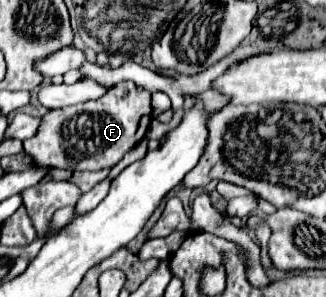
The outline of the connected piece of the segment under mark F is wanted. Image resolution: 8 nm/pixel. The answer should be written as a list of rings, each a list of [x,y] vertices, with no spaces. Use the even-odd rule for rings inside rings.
[[[120,82],[112,86],[100,100],[76,104],[62,110],[50,110],[44,116],[38,134],[30,140],[24,140],[24,150],[34,158],[38,166],[76,170],[112,168],[134,144],[138,144],[138,140],[146,136],[150,120],[150,94],[138,92],[134,82]]]

